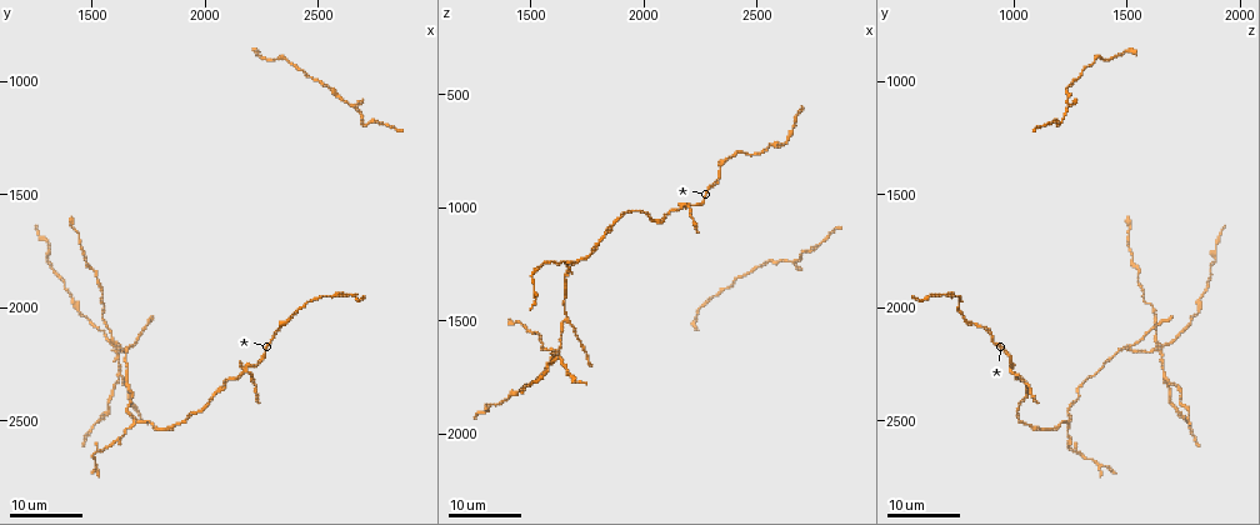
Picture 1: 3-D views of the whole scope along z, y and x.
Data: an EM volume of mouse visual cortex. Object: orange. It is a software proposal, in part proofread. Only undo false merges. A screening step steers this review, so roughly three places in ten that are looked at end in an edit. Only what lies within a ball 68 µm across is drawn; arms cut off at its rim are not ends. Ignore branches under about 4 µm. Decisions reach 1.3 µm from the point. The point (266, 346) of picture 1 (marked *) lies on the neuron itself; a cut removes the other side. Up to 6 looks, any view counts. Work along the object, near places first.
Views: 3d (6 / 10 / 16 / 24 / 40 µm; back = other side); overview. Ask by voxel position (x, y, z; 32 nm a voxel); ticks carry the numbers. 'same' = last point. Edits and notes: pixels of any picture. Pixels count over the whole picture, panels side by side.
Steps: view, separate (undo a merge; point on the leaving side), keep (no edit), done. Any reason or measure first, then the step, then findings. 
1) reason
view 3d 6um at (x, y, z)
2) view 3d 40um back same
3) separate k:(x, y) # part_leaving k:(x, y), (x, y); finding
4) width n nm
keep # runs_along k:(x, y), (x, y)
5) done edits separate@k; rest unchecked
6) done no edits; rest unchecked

view 3d 24um at (1680, 2500, 1250)

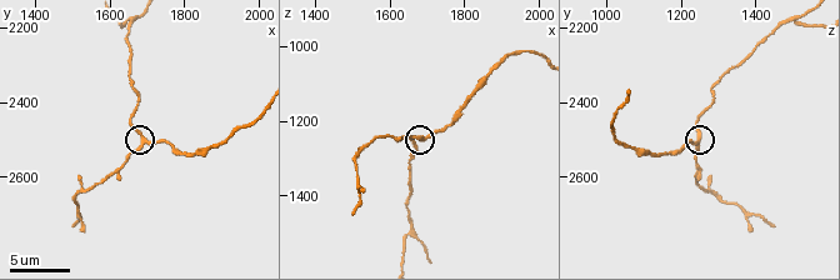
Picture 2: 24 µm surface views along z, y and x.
view 3d 10um at (1680, 2510, 1250)

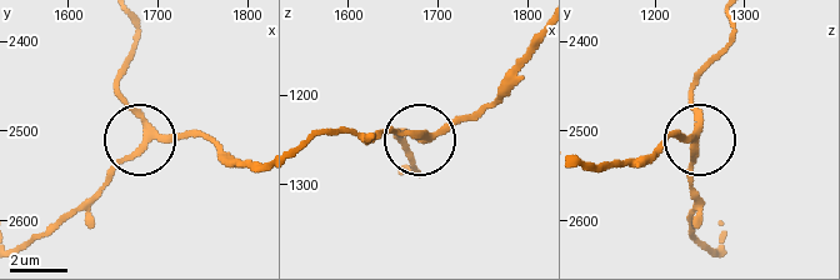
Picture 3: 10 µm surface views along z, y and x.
keep # runs_along 3:(256, 161), (234, 159), (199, 133), (149, 140), (79, 209); all the same neuron

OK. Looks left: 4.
a fork
view 3d 6um at (1650, 2180, 1500)

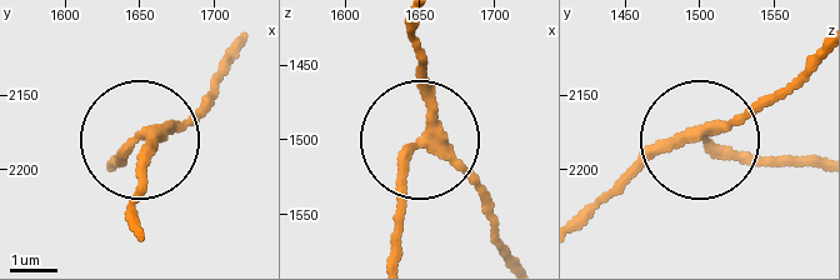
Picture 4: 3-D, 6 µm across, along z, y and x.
view 3d 6um back at (1654, 2178, 1500)

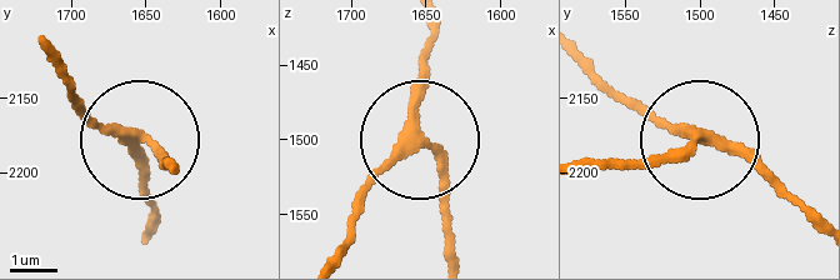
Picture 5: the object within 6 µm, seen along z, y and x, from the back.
side_arm 9 um; arms 3
keep # all the same neuron

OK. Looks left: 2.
two arms at a narrow angle
view 3d 16um at (1610, 2190, 1650)

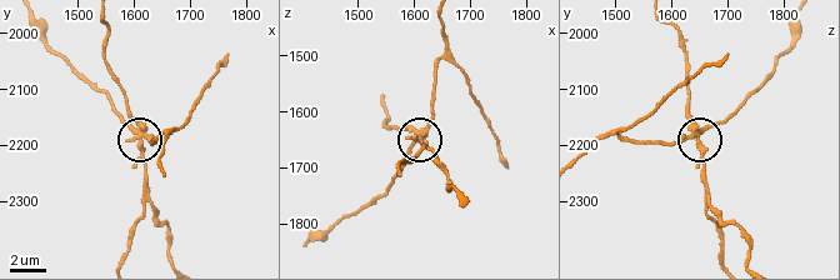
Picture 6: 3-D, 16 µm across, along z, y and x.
closer look
view 3d 6um at (1610, 2195, 1645)

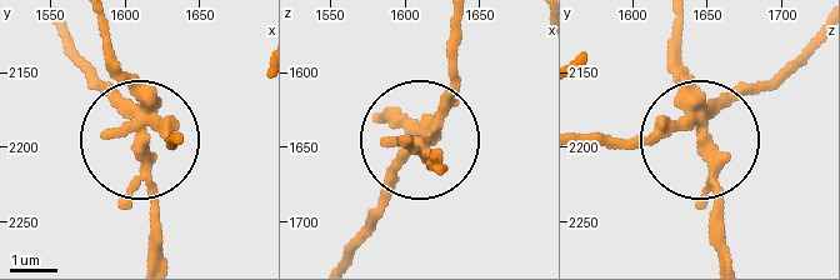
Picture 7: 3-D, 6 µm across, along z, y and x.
separate 7:(154, 183) # part_leaving 7:(139, 116), (104, 24); a second neuron is stuck on

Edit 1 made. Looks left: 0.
done edits separate@7; rest unchecked

